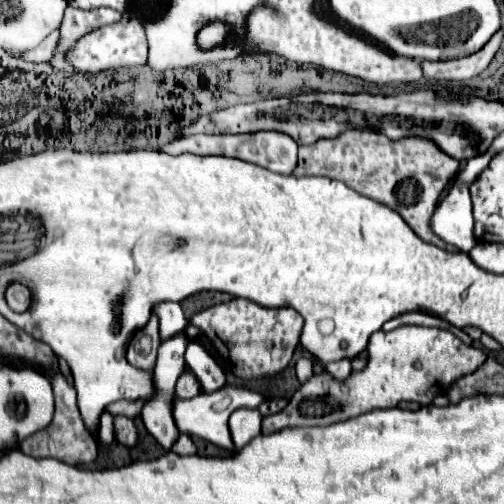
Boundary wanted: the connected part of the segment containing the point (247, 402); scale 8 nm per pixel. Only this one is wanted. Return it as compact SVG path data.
M224 385L222 389L214 391L214 393L200 393L192 399L180 399L174 397L172 403L172 417L174 423L178 427L180 433L186 435L196 435L200 439L206 439L222 449L234 451L234 443L230 439L230 431L228 431L228 417L232 411L240 409L240 407L258 407L264 401L264 397L252 389L246 387L236 387L236 385Z

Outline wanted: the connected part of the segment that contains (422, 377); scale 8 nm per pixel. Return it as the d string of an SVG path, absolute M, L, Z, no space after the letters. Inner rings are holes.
M404 325L396 331L376 331L367 346L368 365L364 371L354 371L346 381L332 379L326 371L312 375L308 383L292 395L288 405L274 415L262 419L262 433L276 433L284 427L314 427L332 425L358 417L372 409L396 407L398 401L416 401L420 405L430 405L440 391L476 371L488 357L482 349L462 343L456 335L444 329L426 329Z

